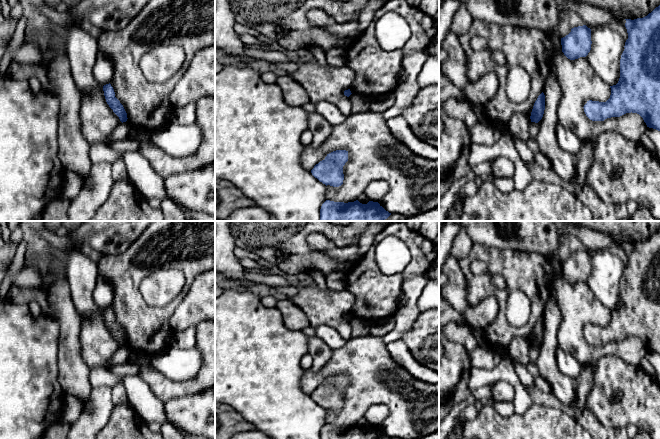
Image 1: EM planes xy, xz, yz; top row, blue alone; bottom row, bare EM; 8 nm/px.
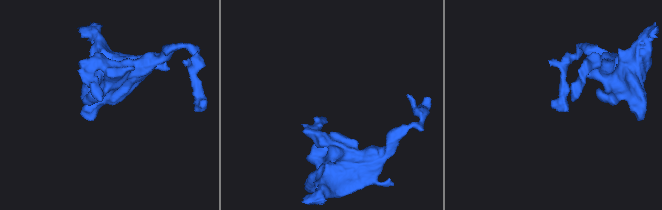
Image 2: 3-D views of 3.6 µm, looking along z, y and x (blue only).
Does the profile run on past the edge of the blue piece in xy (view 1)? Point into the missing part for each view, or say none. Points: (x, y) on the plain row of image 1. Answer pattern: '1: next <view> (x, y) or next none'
1: next none

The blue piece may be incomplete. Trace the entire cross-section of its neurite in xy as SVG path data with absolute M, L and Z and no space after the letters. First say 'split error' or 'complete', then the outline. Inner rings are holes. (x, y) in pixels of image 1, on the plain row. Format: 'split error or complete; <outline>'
complete; M106 308L103 310L104 320L106 323L107 328L113 334L113 336L119 341L120 345L126 346L127 345L127 337L120 327L120 325L115 321L115 316L111 308Z

